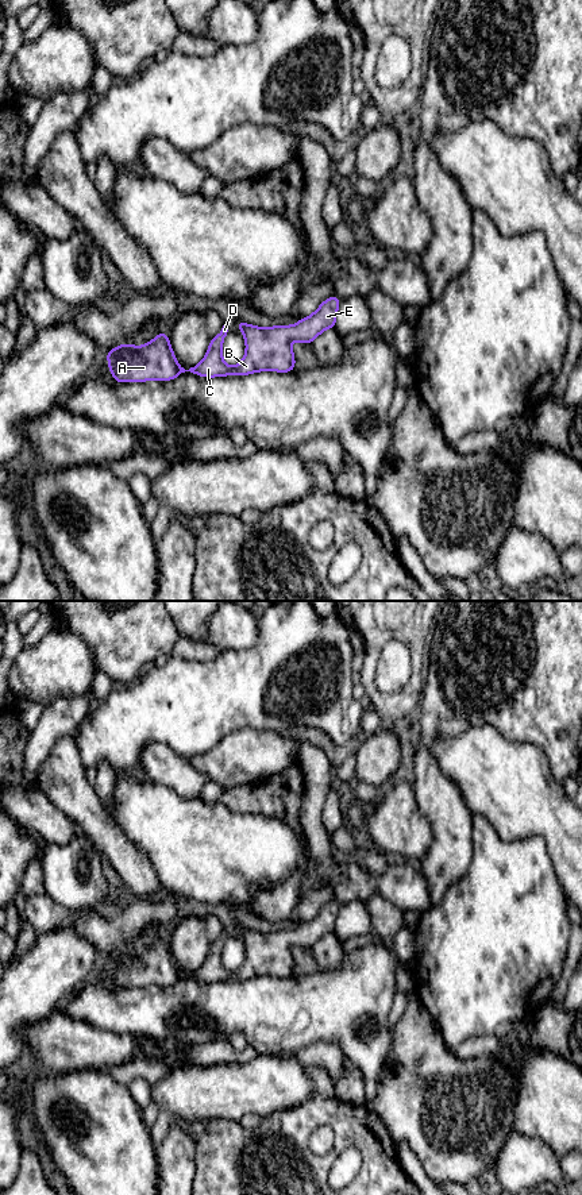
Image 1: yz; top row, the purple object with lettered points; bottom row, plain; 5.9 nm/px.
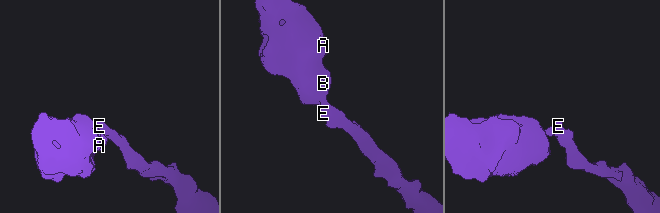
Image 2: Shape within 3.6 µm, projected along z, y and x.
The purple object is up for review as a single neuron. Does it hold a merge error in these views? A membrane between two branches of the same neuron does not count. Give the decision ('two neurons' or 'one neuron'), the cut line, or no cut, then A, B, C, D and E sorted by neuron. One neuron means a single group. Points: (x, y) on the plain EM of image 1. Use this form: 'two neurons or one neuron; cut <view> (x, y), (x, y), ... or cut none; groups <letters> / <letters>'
one neuron; cut none; groups A B C D E

